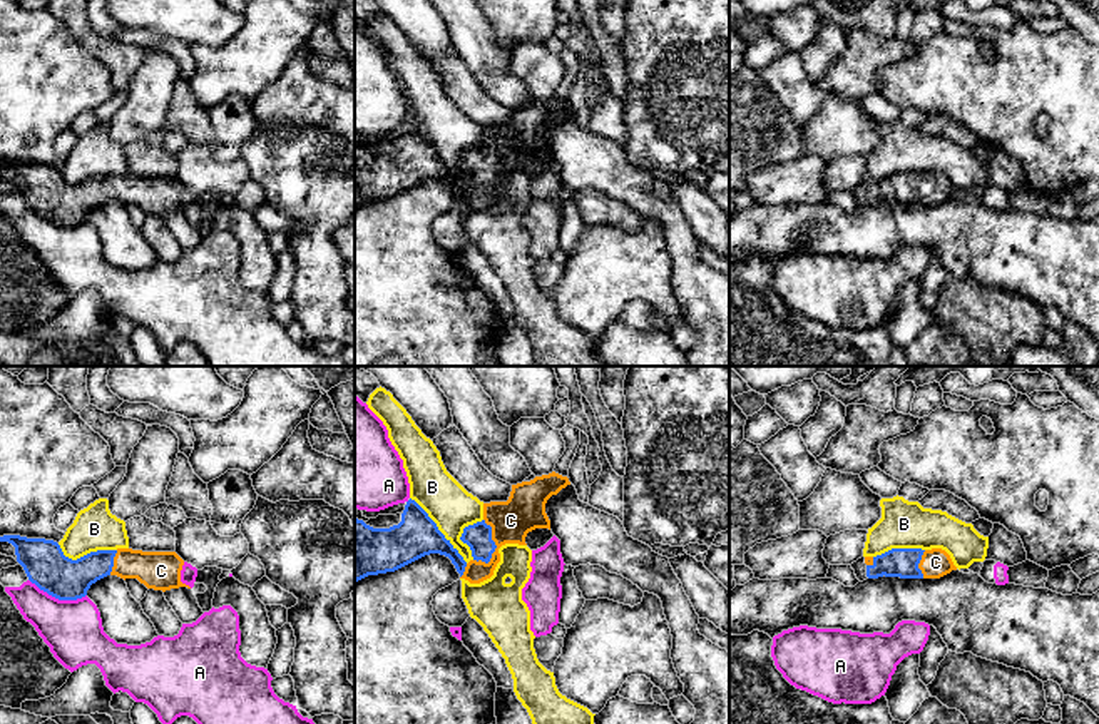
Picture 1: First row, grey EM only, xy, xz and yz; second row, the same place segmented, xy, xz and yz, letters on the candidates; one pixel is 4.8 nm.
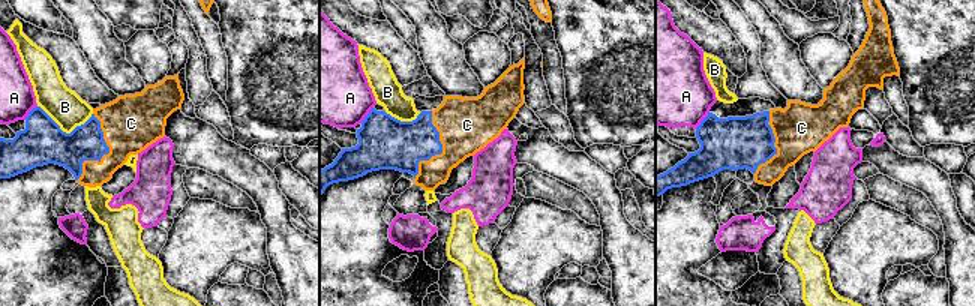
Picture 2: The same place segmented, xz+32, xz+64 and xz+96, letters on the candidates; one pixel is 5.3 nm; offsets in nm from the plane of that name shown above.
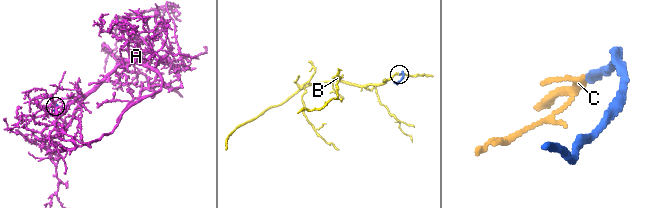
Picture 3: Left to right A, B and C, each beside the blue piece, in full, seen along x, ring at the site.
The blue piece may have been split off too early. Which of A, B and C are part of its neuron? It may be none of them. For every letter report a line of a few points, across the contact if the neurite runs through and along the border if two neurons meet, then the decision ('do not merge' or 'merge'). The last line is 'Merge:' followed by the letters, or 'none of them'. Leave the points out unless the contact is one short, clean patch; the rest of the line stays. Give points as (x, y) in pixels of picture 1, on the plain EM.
A: xy (29, 204), (59, 224), (81, 224), (86, 221) | do not merge
B: do not merge
C: xz (479, 161), (494, 168), (511, 146) | merge
Merge: C

